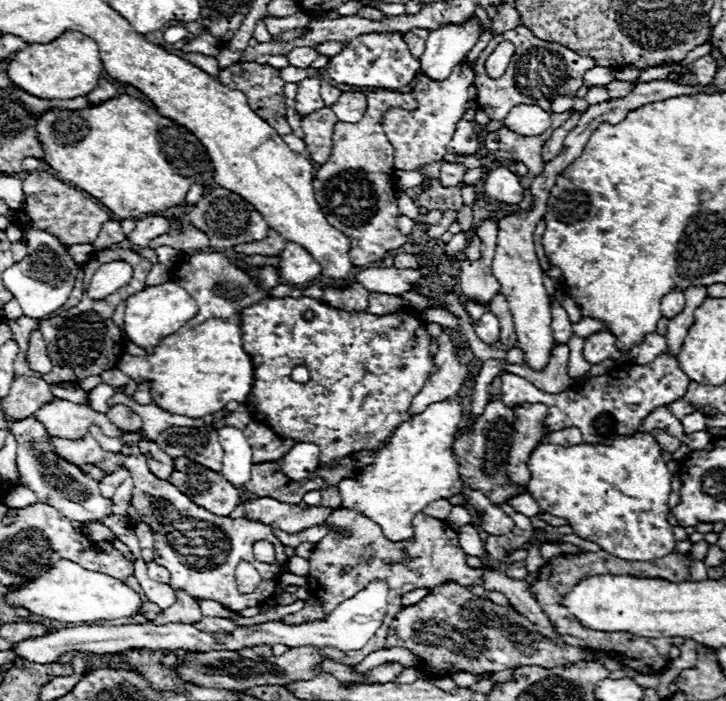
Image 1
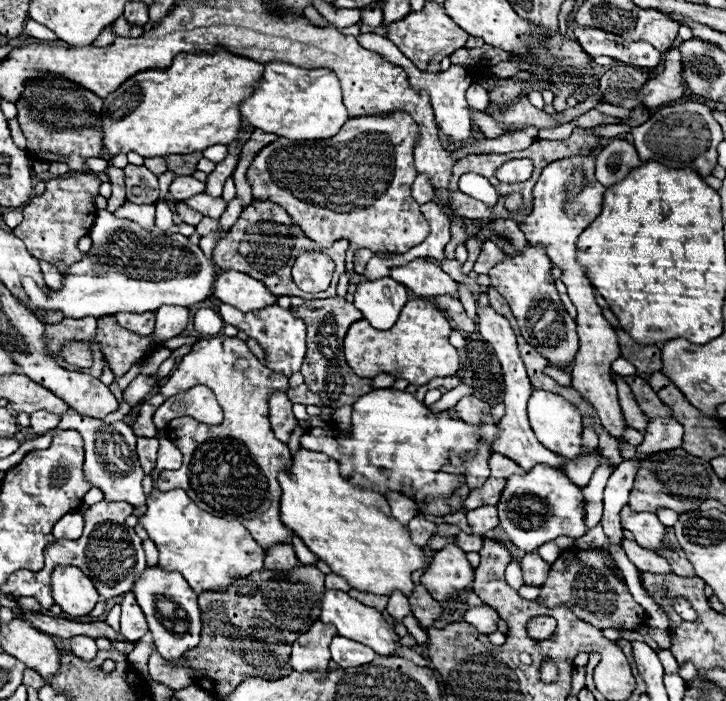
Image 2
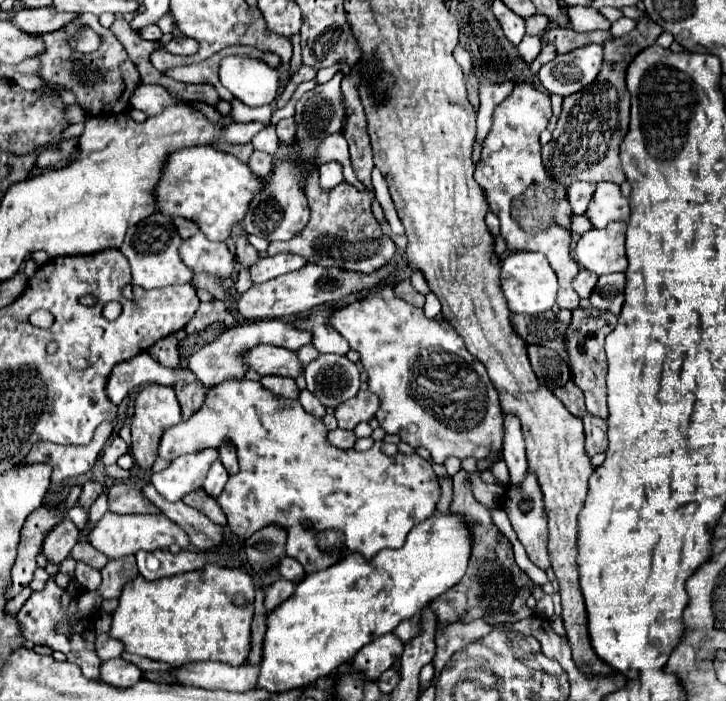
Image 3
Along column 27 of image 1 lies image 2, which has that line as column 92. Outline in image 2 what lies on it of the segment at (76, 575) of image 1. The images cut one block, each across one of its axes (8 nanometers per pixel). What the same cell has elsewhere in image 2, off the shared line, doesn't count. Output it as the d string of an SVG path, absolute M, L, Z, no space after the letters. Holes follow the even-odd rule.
M58 566L50 576L54 602L70 616L88 616L100 600L92 580L76 566Z

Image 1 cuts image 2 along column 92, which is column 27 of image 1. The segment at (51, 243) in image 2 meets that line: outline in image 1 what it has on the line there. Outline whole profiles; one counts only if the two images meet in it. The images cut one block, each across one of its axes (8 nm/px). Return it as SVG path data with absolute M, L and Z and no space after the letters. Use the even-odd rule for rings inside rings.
M48 172L26 174L22 182L24 182L26 206L20 210L18 224L34 224L40 230L52 232L64 244L94 244L100 226L110 220L108 212L100 206L98 200L92 200L90 194L68 186L66 182L54 178Z

